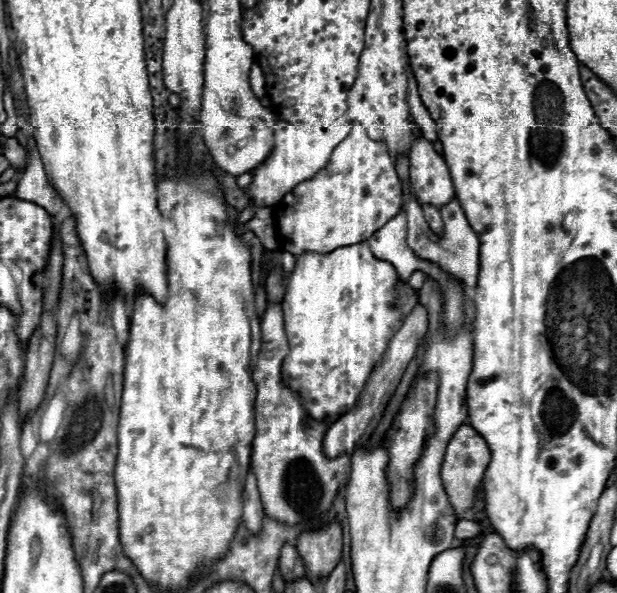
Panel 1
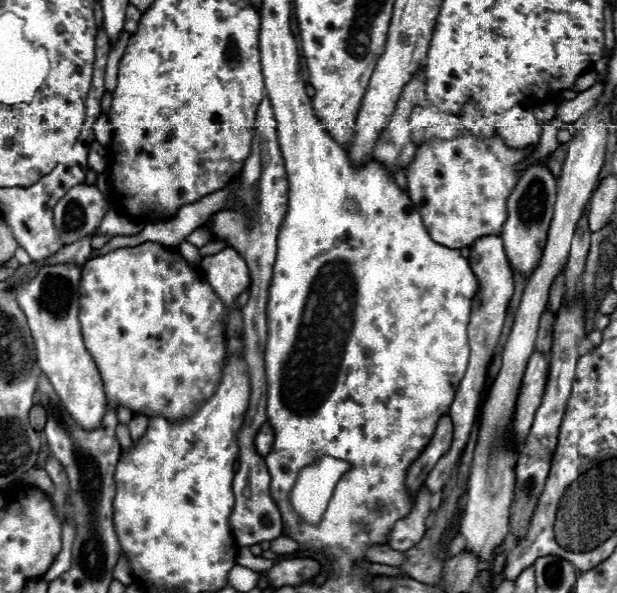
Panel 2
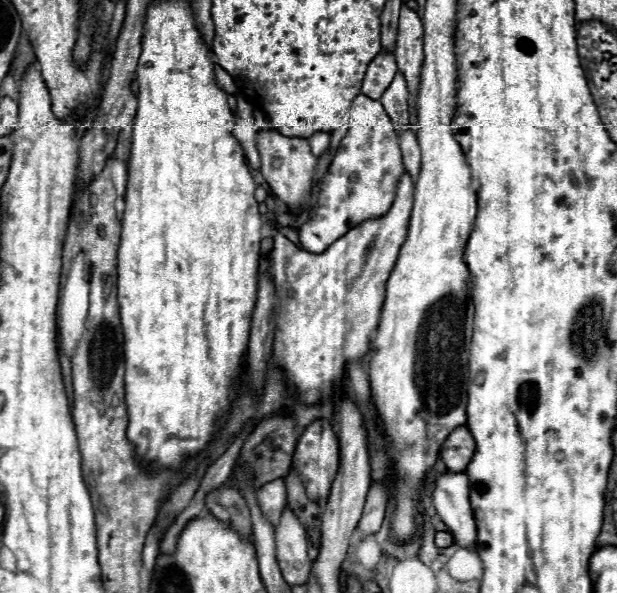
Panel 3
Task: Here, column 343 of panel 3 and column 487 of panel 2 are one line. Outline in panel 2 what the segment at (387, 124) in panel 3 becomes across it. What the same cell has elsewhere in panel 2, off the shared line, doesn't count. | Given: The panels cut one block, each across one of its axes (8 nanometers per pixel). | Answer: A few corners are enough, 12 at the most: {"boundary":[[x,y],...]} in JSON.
{"boundary":[[498,136],[422,146],[408,196],[430,238],[500,234],[528,156]]}

